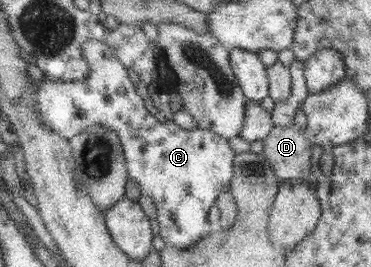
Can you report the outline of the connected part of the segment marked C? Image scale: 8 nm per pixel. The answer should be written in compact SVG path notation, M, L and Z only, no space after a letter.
M87 40L83 44L83 53L91 66L91 75L85 81L69 80L68 82L47 80L45 77L43 83L35 85L37 98L30 106L38 110L41 121L49 129L68 140L94 125L102 125L115 132L122 141L131 178L139 184L141 194L148 195L156 204L156 218L159 222L161 238L166 244L170 243L178 248L194 247L199 240L211 235L215 229L209 221L209 212L217 204L218 197L224 191L231 190L237 154L232 150L228 139L217 132L200 127L185 130L172 120L162 123L156 116L152 116L144 106L144 98L136 92L134 82L128 77L128 68L122 64L109 44L102 40Z

